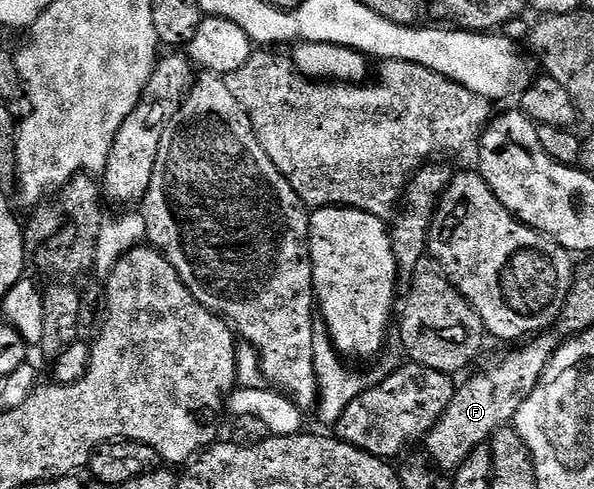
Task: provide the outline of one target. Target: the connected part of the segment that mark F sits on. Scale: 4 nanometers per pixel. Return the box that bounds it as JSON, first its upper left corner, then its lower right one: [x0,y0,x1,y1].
[424,331,559,471]

